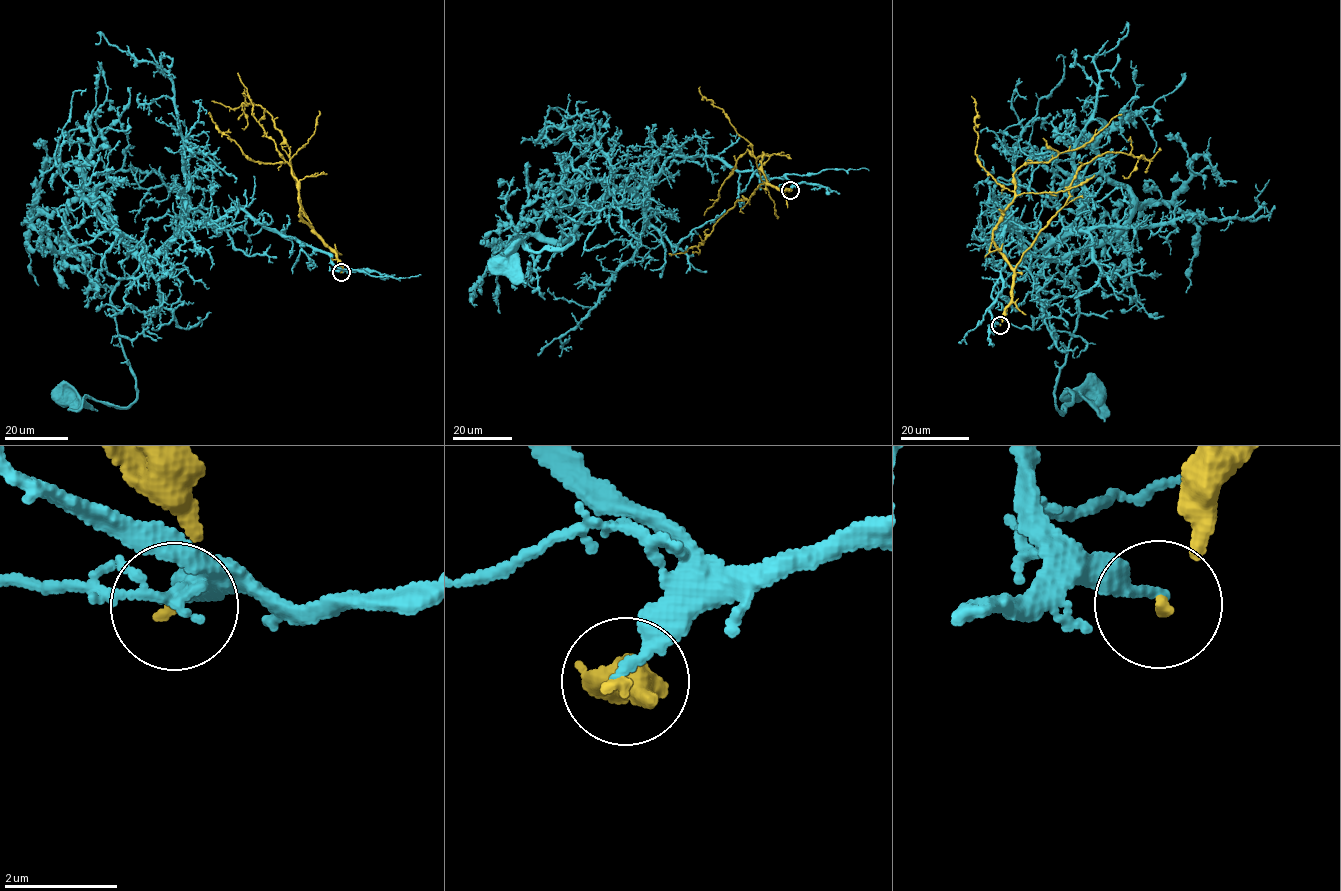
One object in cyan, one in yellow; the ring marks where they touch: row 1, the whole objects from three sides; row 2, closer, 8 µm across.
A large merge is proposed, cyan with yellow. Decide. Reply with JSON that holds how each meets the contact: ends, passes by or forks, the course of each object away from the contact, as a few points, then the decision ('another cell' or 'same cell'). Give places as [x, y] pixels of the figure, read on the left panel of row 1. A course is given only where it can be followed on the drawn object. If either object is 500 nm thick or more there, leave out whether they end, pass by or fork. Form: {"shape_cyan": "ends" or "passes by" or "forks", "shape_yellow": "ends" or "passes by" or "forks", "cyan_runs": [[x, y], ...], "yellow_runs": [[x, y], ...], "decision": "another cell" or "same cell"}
{"shape_cyan": "ends", "shape_yellow": "ends", "cyan_runs": [[341, 272], [328, 254], [270, 231], [241, 209], [186, 225], [111, 295], [136, 399], [126, 407], [62, 396]], "yellow_runs": [[341, 272], [342, 264], [314, 231], [300, 202], [289, 150], [272, 117], [253, 103], [233, 109], [211, 101]], "decision": "another cell"}

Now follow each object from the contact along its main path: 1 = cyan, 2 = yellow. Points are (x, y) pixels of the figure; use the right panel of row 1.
1: (999, 324), (990, 306), (1007, 220), (1047, 237), (1077, 285), (1055, 407), (1092, 389)
2: (999, 324), (1009, 304), (1016, 264), (1064, 206), (1076, 172), (1110, 152), (1146, 160), (1159, 148)

